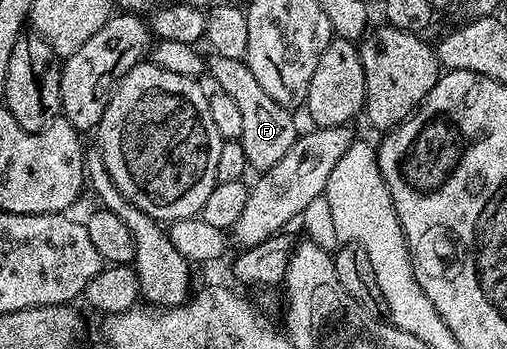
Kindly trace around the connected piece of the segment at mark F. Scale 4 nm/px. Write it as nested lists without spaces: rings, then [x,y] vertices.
[[[214,53],[208,61],[208,77],[215,81],[217,88],[231,97],[240,106],[242,120],[242,139],[244,155],[248,155],[248,166],[251,170],[265,171],[276,167],[284,155],[292,147],[292,143],[300,136],[300,128],[287,106],[276,103],[264,87],[256,80],[256,75],[246,66],[243,59],[228,59],[224,55]]]

